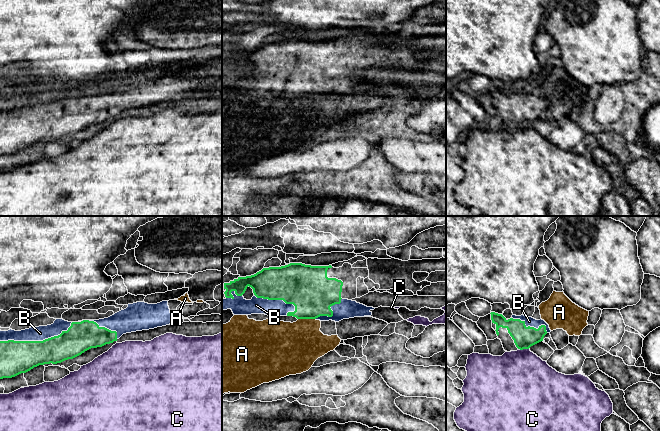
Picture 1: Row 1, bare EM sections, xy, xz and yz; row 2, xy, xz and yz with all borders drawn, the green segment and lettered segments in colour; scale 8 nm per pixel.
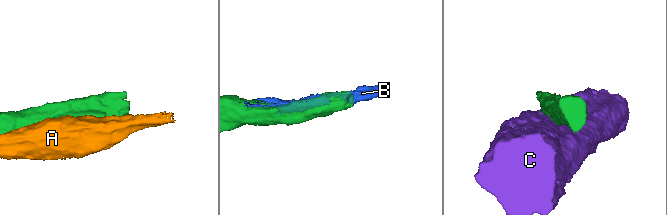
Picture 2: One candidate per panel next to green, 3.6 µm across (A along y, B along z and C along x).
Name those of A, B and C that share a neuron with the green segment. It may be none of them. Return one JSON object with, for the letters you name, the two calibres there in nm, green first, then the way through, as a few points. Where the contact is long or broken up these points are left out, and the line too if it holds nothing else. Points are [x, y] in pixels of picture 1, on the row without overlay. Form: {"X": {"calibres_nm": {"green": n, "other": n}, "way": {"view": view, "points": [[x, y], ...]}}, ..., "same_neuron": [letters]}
{"B": {"calibres_nm": {"green": 260, "other": 120}}, "same_neuron": ["B"]}

